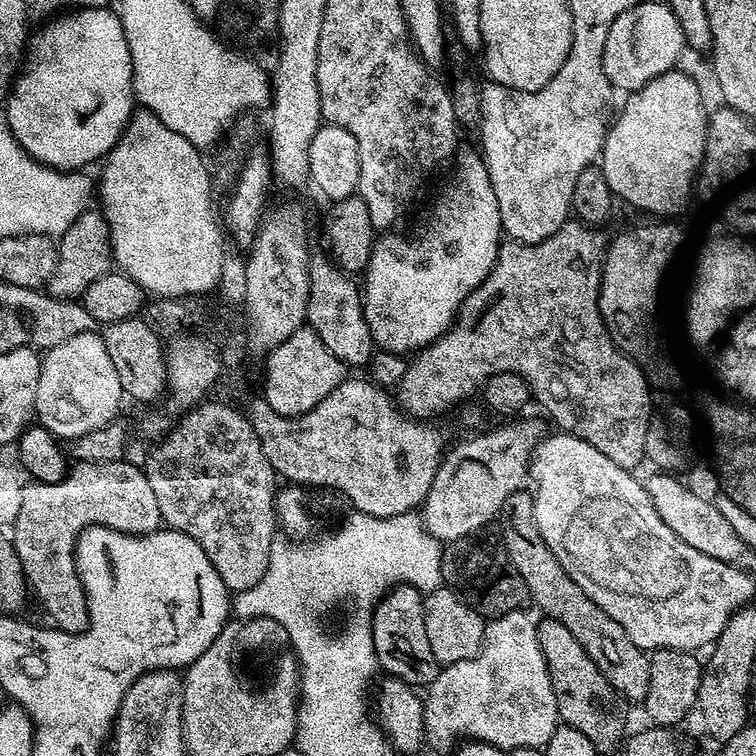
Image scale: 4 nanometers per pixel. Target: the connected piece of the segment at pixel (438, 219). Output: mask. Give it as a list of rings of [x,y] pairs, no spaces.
[[[461,147],[455,153],[456,169],[452,172],[452,177],[448,180],[448,185],[440,192],[440,197],[432,204],[432,217],[421,226],[420,232],[416,232],[413,236],[388,236],[392,234],[384,234],[384,236],[375,241],[372,245],[372,253],[368,258],[368,267],[362,273],[362,307],[364,317],[366,318],[366,326],[370,326],[370,334],[372,335],[372,343],[377,349],[386,352],[398,352],[401,354],[415,354],[422,348],[428,347],[439,338],[443,332],[448,331],[452,327],[452,322],[456,318],[456,313],[460,311],[462,302],[467,296],[480,285],[481,282],[490,274],[490,270],[496,261],[496,255],[502,243],[502,229],[500,227],[500,215],[498,214],[498,198],[494,194],[494,186],[490,182],[490,174],[488,167],[484,161],[483,155],[475,147]]]

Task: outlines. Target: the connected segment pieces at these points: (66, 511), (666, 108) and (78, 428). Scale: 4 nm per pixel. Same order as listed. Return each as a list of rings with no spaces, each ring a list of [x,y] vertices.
[[[125,458],[114,462],[73,463],[62,482],[28,482],[21,490],[21,506],[16,520],[10,525],[10,539],[18,554],[18,562],[22,562],[22,570],[28,580],[31,595],[48,611],[48,616],[52,619],[49,621],[63,632],[83,632],[88,626],[86,594],[80,575],[76,573],[76,539],[95,524],[119,532],[129,532],[132,536],[144,536],[147,532],[154,532],[161,527],[158,497],[150,487],[150,478],[146,478],[139,463],[131,464],[130,460]]]
[[[673,70],[671,72],[661,72],[650,82],[646,82],[646,86],[642,86],[637,92],[631,93],[627,97],[628,100],[620,108],[620,113],[615,113],[614,119],[611,121],[608,134],[604,138],[604,151],[598,157],[598,167],[604,173],[604,180],[608,184],[608,188],[613,197],[625,200],[628,204],[633,204],[636,208],[641,208],[644,212],[672,212],[684,199],[691,193],[694,188],[694,179],[700,171],[700,163],[704,161],[704,147],[706,146],[706,138],[708,137],[708,117],[709,109],[704,109],[704,96],[700,93],[700,88],[681,70]]]
[[[99,335],[75,336],[67,344],[45,351],[42,372],[38,378],[41,394],[48,394],[52,388],[52,380],[48,376],[60,376],[64,383],[60,388],[60,404],[64,407],[60,412],[60,420],[64,424],[51,425],[53,436],[67,442],[82,434],[90,434],[90,430],[98,430],[117,419],[116,400],[123,401],[125,394],[122,386],[116,383],[116,367],[114,362],[108,360],[106,346],[100,343]]]

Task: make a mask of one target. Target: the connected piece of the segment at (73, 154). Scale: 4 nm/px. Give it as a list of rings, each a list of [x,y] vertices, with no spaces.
[[[111,7],[82,8],[69,11],[67,14],[57,15],[55,18],[49,19],[29,39],[26,45],[26,60],[27,63],[19,69],[16,79],[12,81],[12,87],[6,101],[8,125],[14,134],[14,138],[22,146],[22,150],[29,152],[39,164],[45,164],[51,168],[59,168],[61,170],[84,170],[87,169],[87,164],[92,164],[95,160],[96,163],[103,161],[104,157],[118,142],[118,138],[124,133],[124,127],[131,120],[134,111],[130,49],[126,44],[126,34],[123,33],[123,23],[119,15]]]

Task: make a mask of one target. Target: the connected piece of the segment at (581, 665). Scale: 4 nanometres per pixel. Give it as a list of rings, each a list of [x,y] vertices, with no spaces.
[[[544,618],[536,624],[536,630],[538,644],[549,668],[561,721],[569,728],[582,730],[582,734],[586,734],[586,738],[590,738],[596,747],[597,753],[612,752],[615,748],[617,751],[626,736],[624,716],[620,713],[621,697],[617,696],[610,682],[606,682],[602,670],[590,662],[578,638],[574,638],[574,634],[570,634],[562,622]]]

